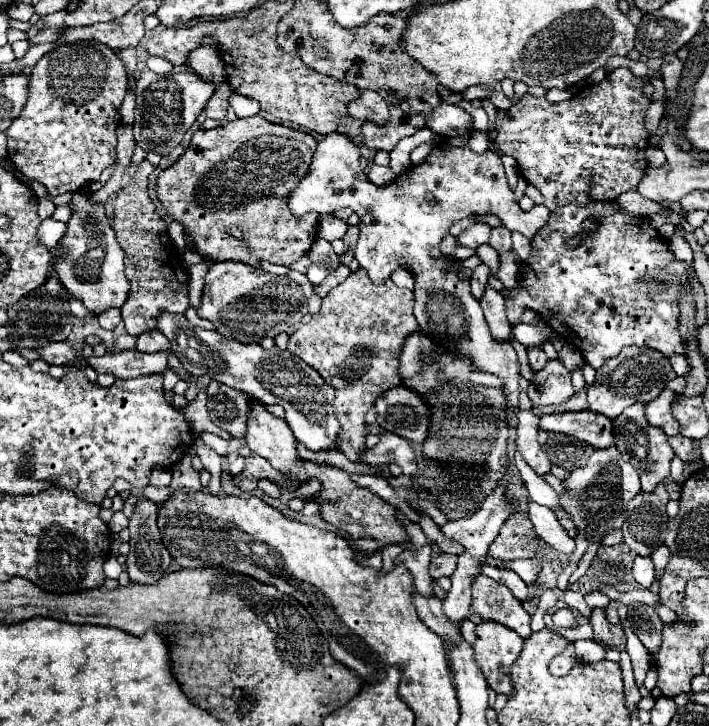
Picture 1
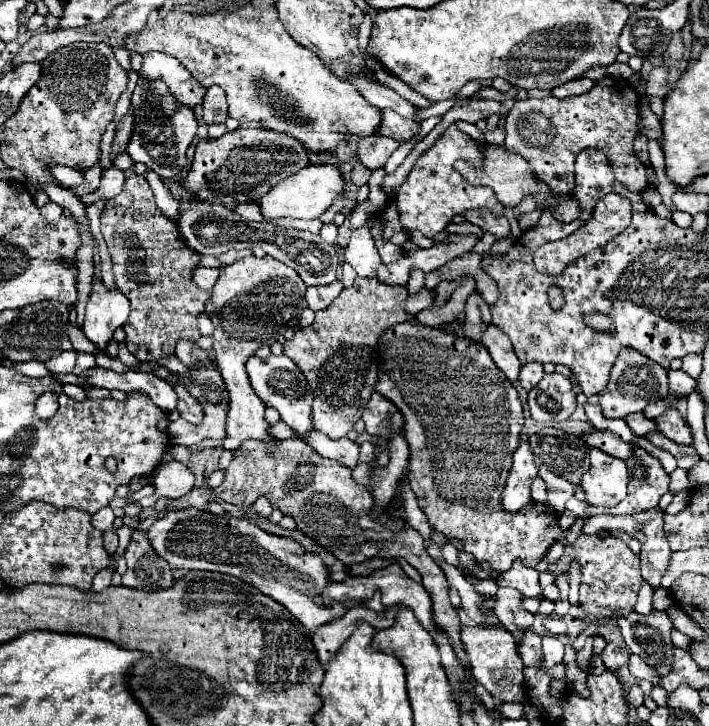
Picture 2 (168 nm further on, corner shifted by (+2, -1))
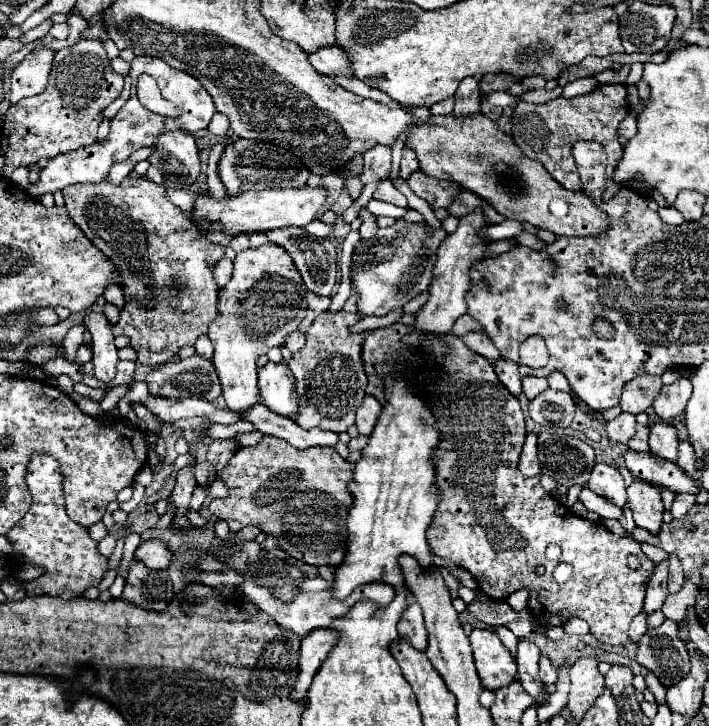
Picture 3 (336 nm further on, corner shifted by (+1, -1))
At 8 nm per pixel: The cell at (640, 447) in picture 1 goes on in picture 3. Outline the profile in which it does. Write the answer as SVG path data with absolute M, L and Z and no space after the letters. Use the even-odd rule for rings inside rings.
M634 480L632 486L628 488L628 504L632 508L636 526L648 530L650 534L658 534L664 514L660 488L642 480Z

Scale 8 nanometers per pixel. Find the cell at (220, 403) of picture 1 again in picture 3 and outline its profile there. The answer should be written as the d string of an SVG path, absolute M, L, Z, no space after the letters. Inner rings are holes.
M200 356L156 366L146 376L146 384L150 394L160 398L200 396L214 402L222 394L214 364Z

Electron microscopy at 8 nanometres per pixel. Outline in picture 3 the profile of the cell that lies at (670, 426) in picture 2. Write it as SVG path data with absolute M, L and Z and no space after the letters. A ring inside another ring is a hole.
M658 422L654 426L650 426L650 452L658 458L670 460L674 462L678 456L678 434L676 434L676 426L666 424L666 422Z

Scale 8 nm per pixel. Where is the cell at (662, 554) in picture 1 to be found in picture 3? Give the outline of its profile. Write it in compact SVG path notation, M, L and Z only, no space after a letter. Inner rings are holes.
M670 556L670 560L668 560L668 590L672 594L676 594L682 588L682 582L684 582L682 564L678 562L676 556Z

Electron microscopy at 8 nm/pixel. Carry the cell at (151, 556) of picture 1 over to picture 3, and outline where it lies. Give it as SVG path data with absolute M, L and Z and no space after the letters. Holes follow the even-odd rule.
M132 562L122 600L150 612L162 612L172 598L172 582L164 570L148 570L142 562Z

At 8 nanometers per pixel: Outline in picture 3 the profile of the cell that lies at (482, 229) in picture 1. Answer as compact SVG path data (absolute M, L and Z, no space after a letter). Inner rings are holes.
M398 218L388 228L378 228L376 236L370 240L360 240L352 254L350 280L354 292L358 292L358 314L384 316L390 310L402 308L406 302L426 292L430 286L432 266L436 262L436 250L446 232L432 228L428 224L412 224Z

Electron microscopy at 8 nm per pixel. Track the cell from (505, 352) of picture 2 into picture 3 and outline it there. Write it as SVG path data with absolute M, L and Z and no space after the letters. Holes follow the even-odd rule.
M500 358L498 362L494 362L494 372L498 376L498 380L510 390L510 394L514 394L516 398L522 394L522 386L520 386L520 374L518 374L518 364Z

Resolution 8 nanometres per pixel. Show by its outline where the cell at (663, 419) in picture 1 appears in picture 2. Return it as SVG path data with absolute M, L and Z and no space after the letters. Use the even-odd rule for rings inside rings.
M637 412L637 414L629 414L625 418L627 426L637 434L637 436L647 436L649 432L657 432L657 424L655 420L647 418L643 412Z

